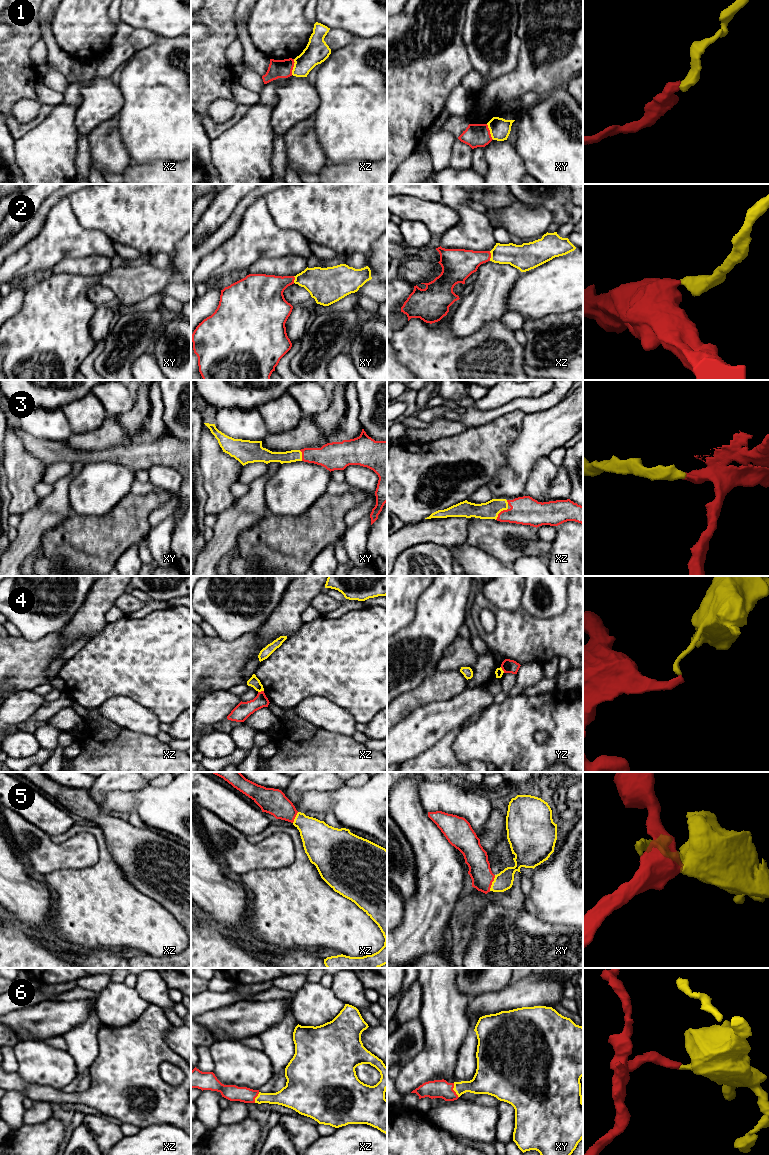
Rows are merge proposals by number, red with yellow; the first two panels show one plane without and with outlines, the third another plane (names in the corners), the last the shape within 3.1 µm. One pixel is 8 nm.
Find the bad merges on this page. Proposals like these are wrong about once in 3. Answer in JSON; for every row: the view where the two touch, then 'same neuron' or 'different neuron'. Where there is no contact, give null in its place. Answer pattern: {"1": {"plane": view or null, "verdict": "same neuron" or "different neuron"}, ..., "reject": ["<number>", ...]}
{"1": {"plane": "xz", "verdict": "different neuron"}, "2": {"plane": "xz", "verdict": "same neuron"}, "3": {"plane": "xz", "verdict": "same neuron"}, "4": {"plane": "xz", "verdict": "different neuron"}, "5": {"plane": "xy", "verdict": "same neuron"}, "6": {"plane": "xy", "verdict": "same neuron"}, "reject": ["1", "4"]}

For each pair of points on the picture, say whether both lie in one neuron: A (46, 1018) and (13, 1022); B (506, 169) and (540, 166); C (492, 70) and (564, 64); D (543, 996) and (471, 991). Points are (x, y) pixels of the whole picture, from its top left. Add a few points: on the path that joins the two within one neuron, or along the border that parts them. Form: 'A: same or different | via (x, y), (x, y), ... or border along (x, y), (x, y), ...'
A: same | via (38, 1019), (21, 1021)
B: different | border along (514, 146), (522, 159), (527, 173)
C: different | border along (520, 45), (517, 65), (507, 73), (493, 79)
D: different | border along (508, 983), (499, 990), (483, 992), (469, 1000)

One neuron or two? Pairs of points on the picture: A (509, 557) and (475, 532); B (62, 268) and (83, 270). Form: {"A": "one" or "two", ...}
{"A": "one", "B": "one"}

